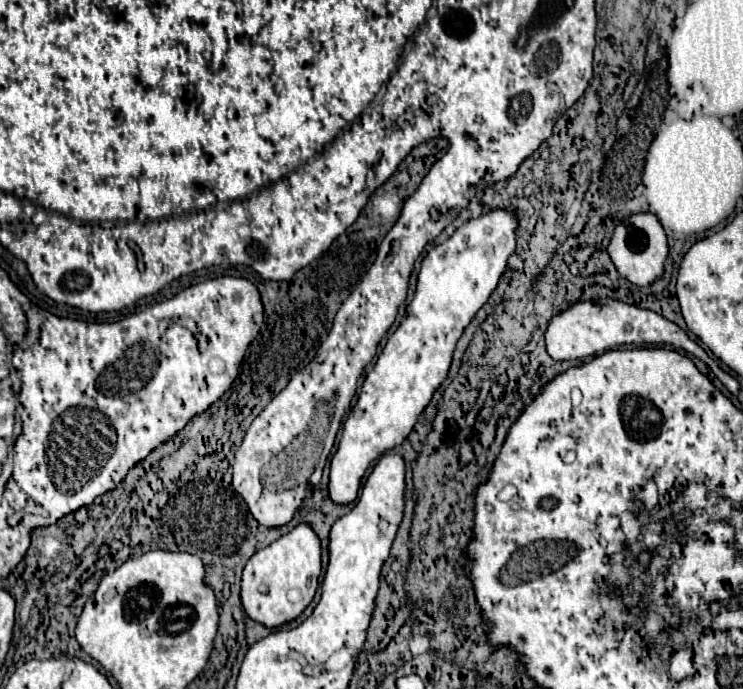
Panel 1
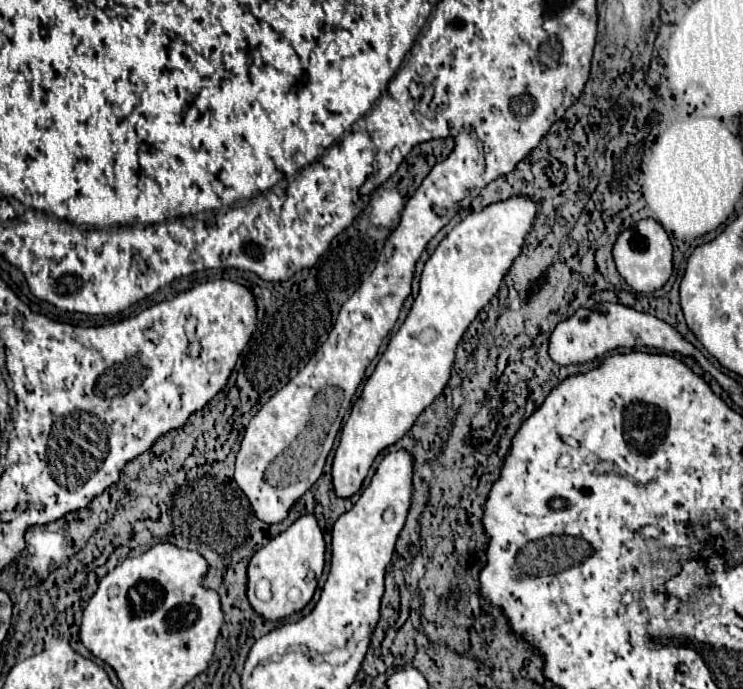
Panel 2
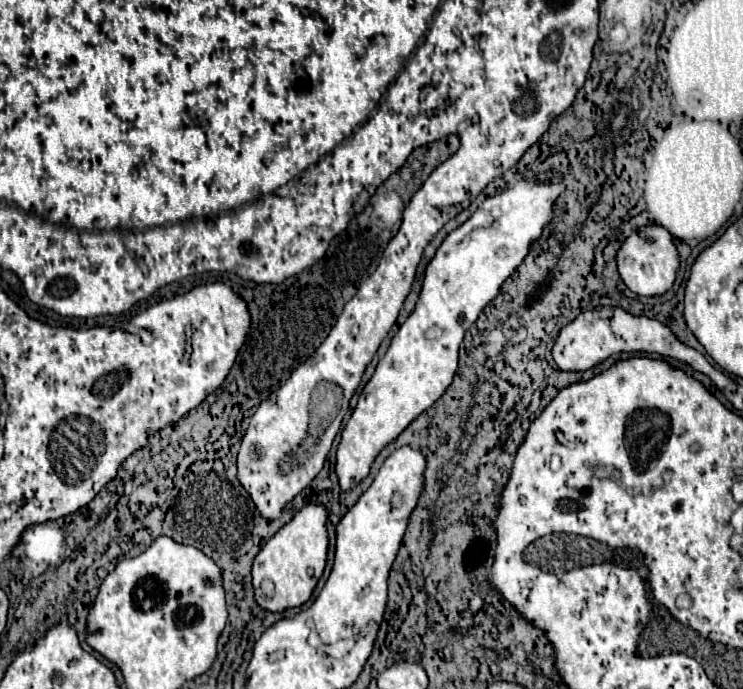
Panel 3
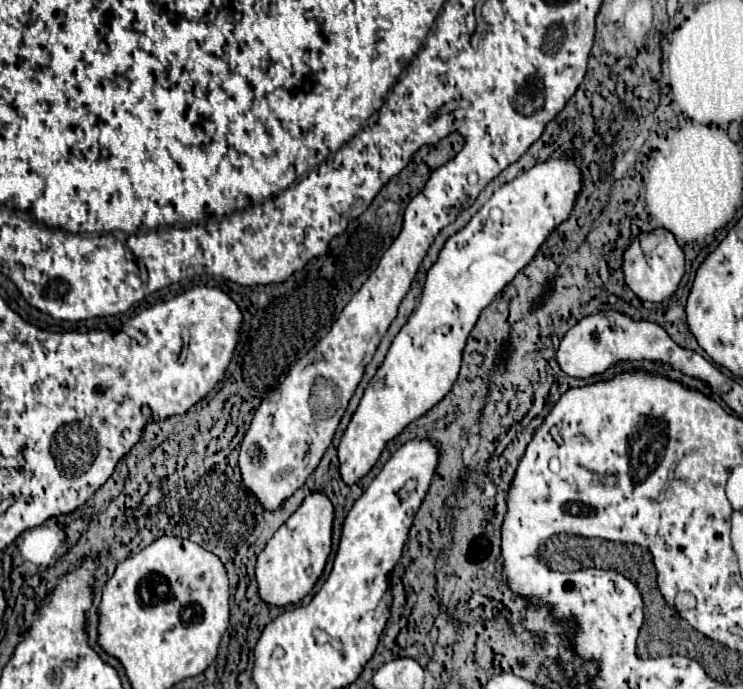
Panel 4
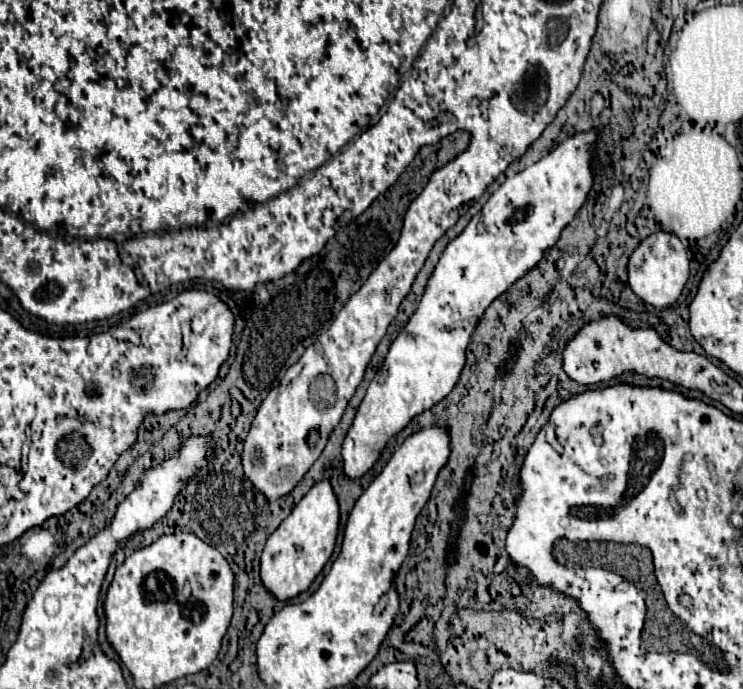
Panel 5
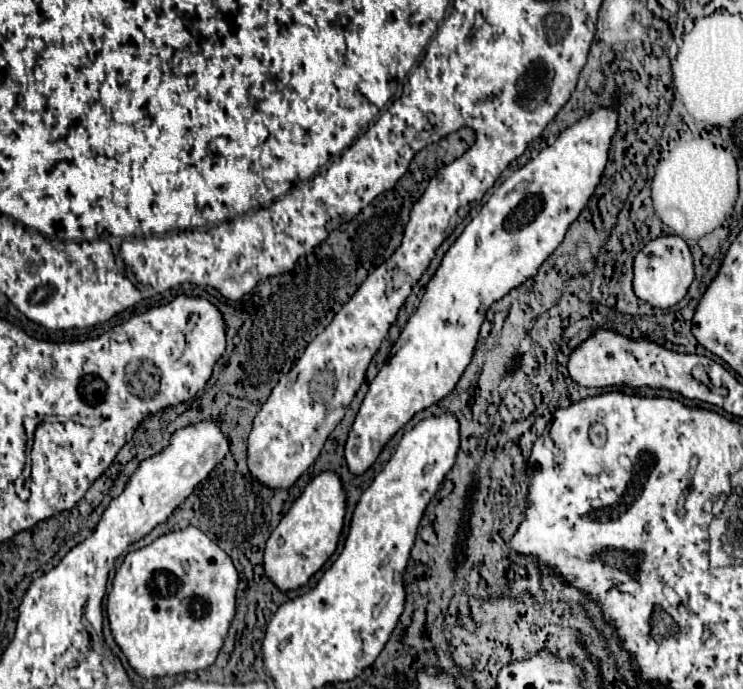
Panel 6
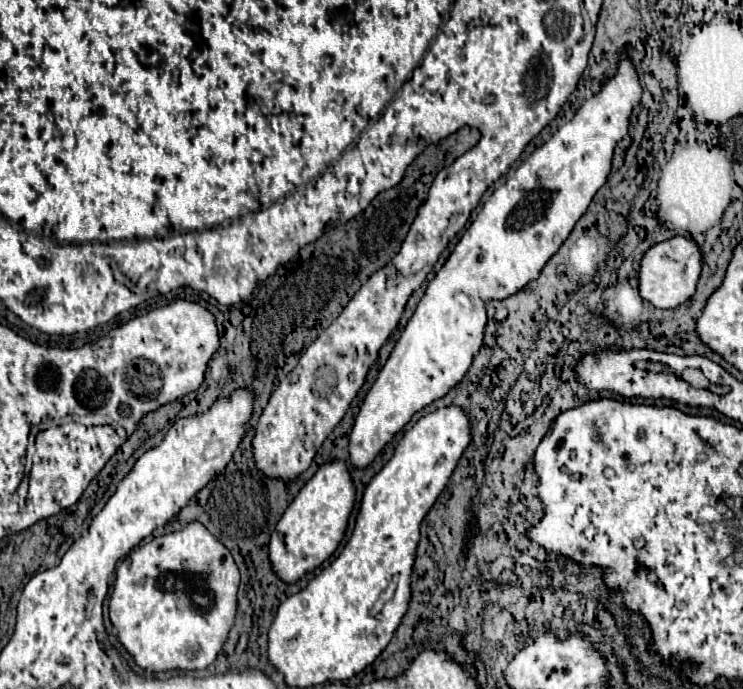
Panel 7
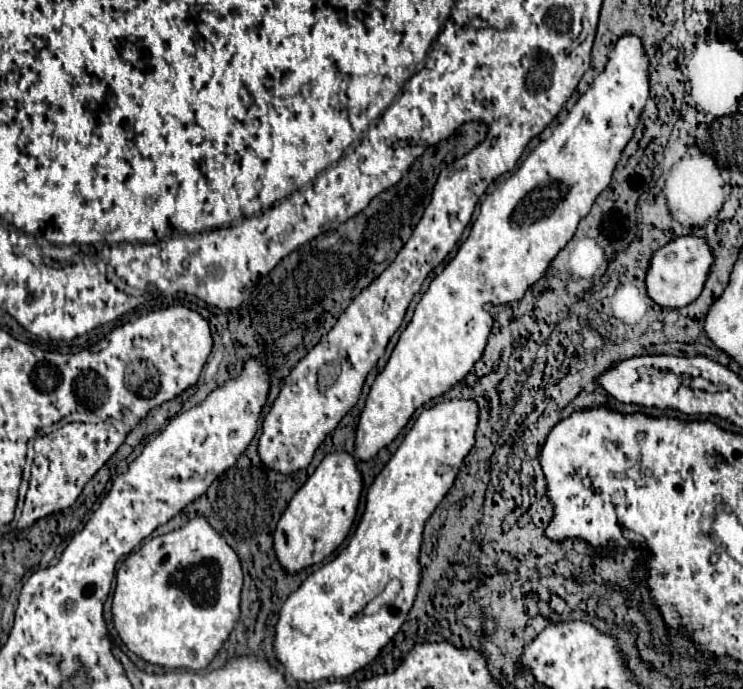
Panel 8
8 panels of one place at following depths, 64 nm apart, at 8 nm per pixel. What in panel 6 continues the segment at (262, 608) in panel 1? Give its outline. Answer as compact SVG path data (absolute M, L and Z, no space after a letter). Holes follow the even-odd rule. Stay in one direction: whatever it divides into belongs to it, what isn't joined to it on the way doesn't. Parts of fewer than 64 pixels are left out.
M322 472L306 486L270 534L264 550L264 574L272 580L272 584L276 584L276 588L280 588L280 592L292 592L308 584L314 572L318 572L334 554L344 524L344 510L346 494L336 474Z

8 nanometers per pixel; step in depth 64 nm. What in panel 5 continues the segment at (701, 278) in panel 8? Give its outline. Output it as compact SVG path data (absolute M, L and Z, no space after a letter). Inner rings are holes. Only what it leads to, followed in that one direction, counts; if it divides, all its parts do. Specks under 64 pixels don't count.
M654 232L646 240L642 240L636 250L628 258L628 284L636 296L640 296L646 304L664 308L678 300L682 288L688 280L688 256L682 242L670 232Z

